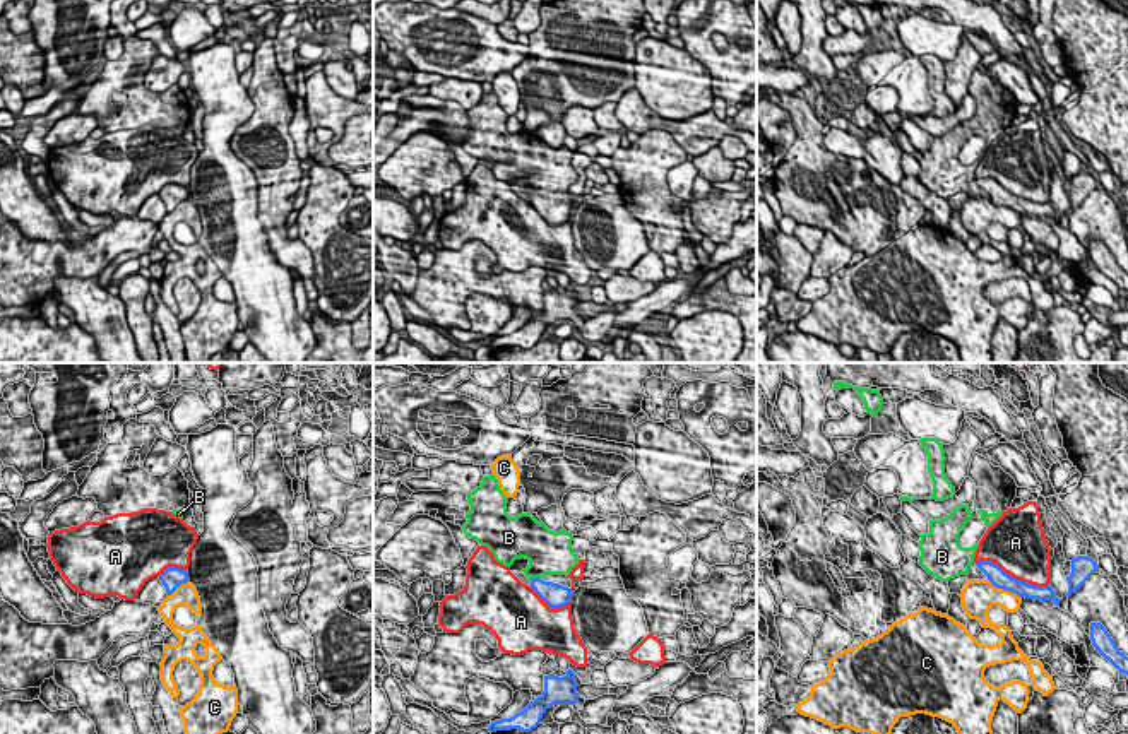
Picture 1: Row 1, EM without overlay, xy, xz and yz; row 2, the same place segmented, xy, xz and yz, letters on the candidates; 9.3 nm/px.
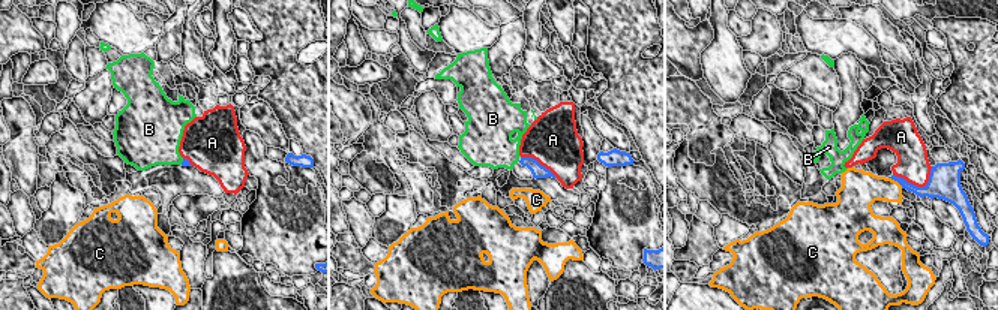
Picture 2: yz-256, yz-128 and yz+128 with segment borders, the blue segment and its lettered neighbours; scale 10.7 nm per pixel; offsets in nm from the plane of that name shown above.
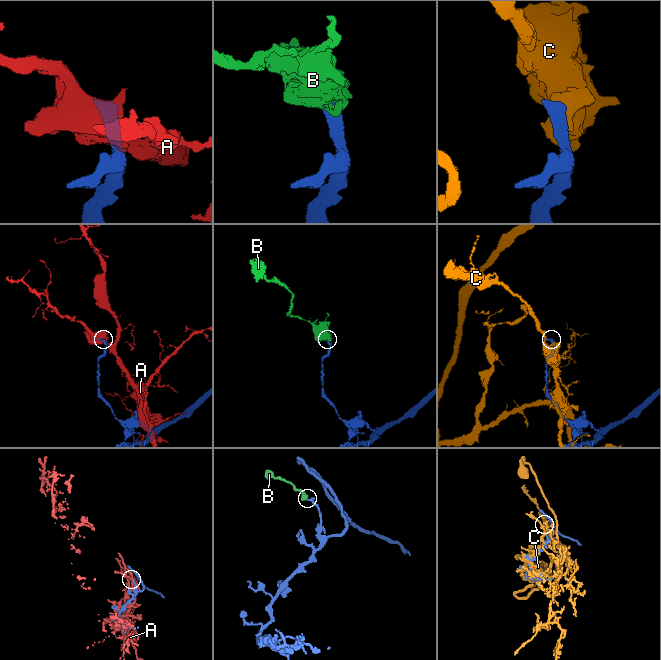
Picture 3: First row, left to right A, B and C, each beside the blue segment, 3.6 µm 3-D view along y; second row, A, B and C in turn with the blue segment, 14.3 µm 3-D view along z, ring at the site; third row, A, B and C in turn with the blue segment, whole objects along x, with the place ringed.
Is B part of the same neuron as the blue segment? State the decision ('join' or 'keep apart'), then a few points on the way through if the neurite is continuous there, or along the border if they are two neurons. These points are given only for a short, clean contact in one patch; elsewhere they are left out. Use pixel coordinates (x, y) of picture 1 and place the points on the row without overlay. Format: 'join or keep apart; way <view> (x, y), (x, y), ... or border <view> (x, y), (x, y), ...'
join; way xz (555, 213), (534, 195), (546, 173)

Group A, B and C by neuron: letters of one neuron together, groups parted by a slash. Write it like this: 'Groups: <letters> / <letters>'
Groups: A / B / C

